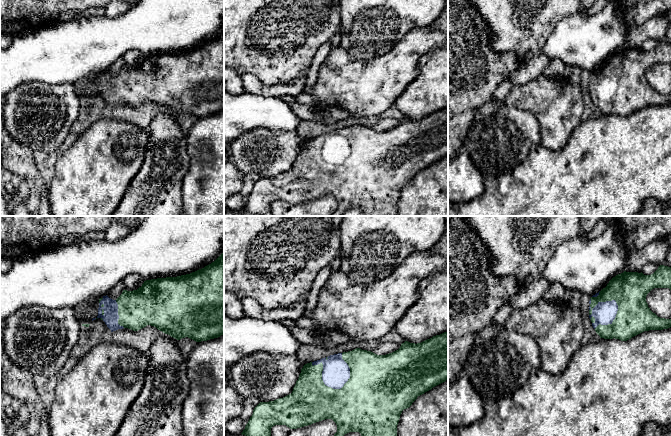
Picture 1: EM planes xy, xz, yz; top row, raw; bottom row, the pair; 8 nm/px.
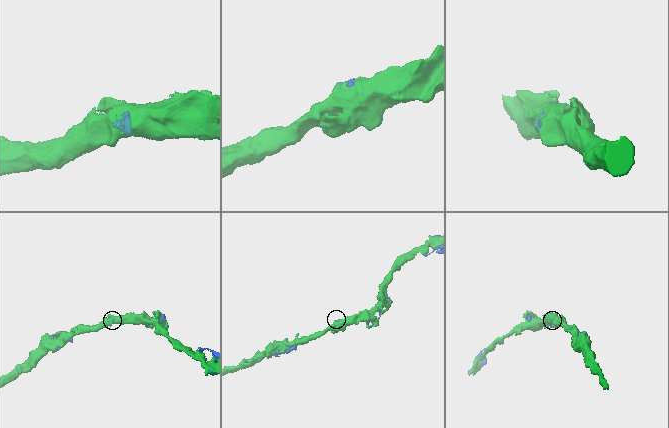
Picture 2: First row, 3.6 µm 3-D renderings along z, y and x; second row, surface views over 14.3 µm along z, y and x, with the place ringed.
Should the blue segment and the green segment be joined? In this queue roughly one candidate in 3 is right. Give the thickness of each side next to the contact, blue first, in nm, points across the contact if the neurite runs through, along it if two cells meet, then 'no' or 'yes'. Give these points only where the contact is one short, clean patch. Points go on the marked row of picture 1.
calibres 180 and 280 nm; yes

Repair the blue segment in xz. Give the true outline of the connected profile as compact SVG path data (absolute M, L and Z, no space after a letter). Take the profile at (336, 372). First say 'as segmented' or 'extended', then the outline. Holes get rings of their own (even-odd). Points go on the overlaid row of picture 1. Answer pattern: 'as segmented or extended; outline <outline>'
extended; outline M444 332L440 335L433 336L421 343L410 343L405 341L401 344L400 348L392 353L386 355L377 355L371 351L362 350L356 348L352 351L338 353L322 358L320 360L307 363L301 369L298 380L293 388L291 394L269 402L260 402L253 410L253 414L250 417L245 429L241 433L245 436L271 436L271 428L275 425L286 425L290 429L297 429L304 426L311 425L313 423L332 419L337 425L337 432L334 436L344 436L349 432L359 432L361 436L397 436L397 425L400 419L400 415L404 409L409 408L418 396L431 390L433 387L445 382L448 379L448 332Z

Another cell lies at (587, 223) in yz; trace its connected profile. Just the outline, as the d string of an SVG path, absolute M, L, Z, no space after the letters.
M579 216L579 218L582 230L588 233L602 219L602 216Z

